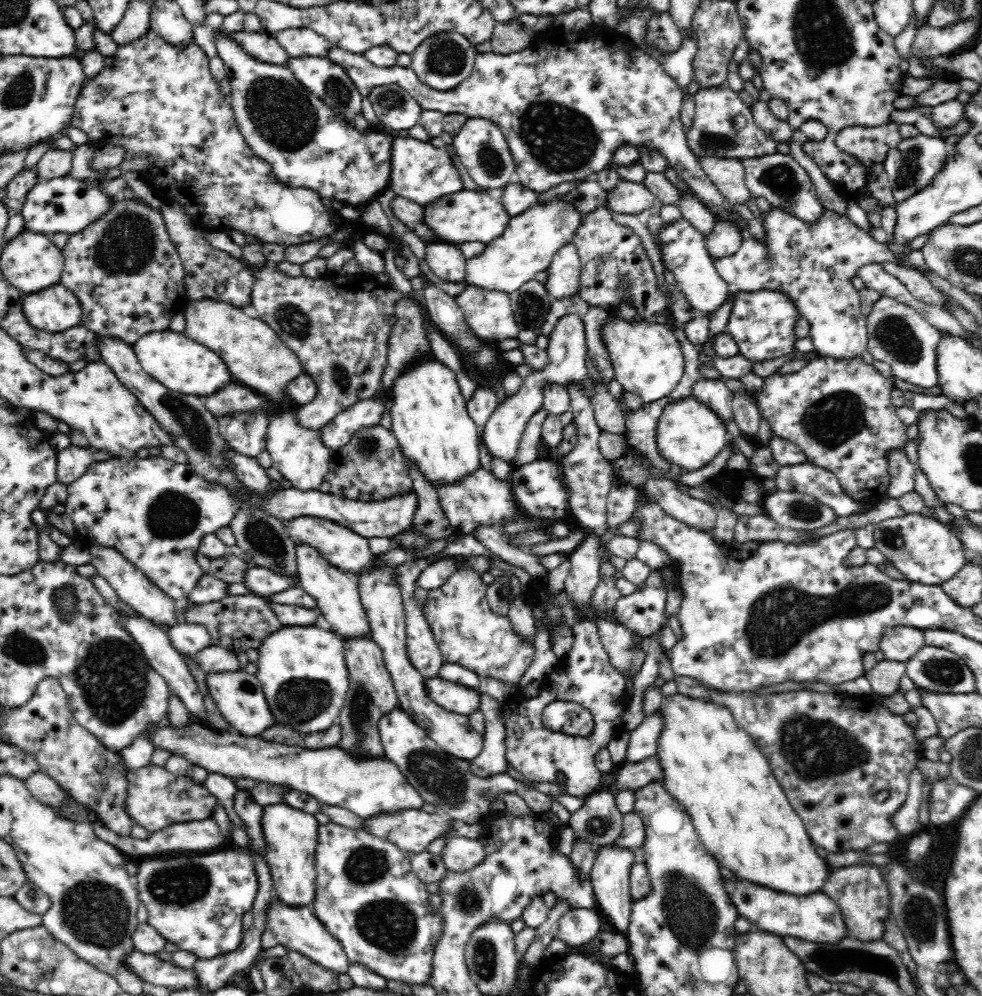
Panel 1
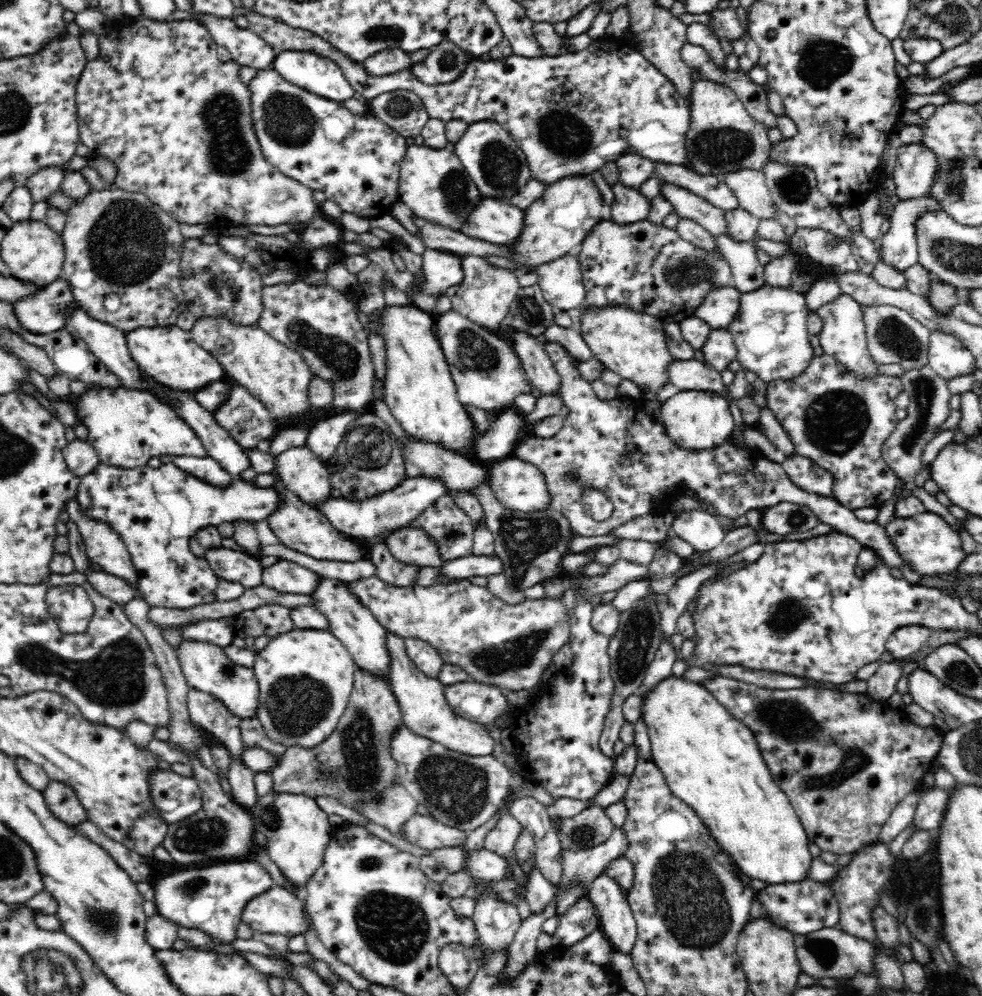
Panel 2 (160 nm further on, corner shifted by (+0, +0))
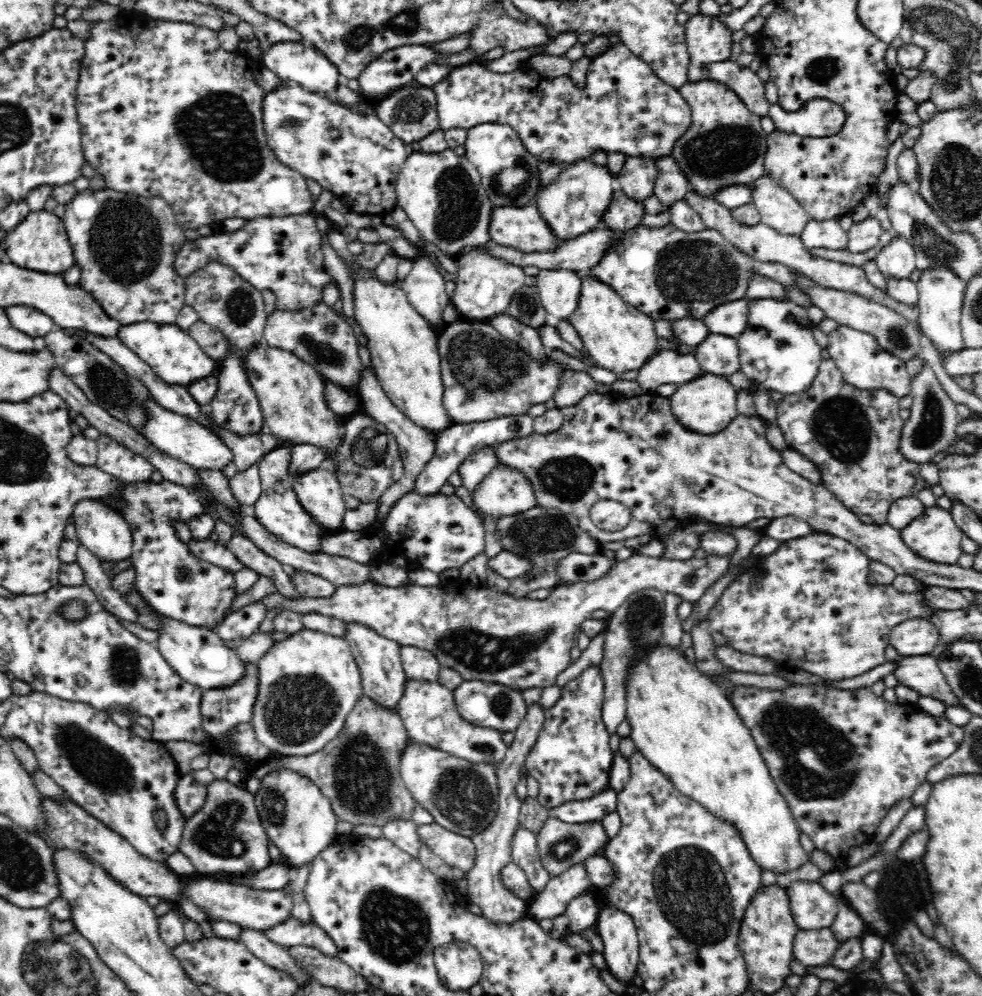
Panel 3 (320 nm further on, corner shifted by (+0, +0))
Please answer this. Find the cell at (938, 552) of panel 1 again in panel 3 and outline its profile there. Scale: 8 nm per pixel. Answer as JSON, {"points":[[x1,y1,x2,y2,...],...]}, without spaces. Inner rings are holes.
{"points":[[938,506,925,508,923,514,912,520,901,533,904,543,906,543,911,550,932,563,941,563,946,565,957,565,962,550,960,544,966,535,956,525,953,517,948,510,944,510]]}

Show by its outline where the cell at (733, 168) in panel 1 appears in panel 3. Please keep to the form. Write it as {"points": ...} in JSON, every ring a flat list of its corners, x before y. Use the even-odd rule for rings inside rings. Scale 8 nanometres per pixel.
{"points":[[760,177,750,185,761,223,782,234,799,237,811,219,806,209,770,177]]}

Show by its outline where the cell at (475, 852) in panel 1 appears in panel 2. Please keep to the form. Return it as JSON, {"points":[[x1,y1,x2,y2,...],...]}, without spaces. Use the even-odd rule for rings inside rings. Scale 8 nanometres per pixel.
{"points":[[487,849,474,851,466,860,463,866,467,866,467,871,476,879,481,879,490,883,505,881,510,873,509,862]]}

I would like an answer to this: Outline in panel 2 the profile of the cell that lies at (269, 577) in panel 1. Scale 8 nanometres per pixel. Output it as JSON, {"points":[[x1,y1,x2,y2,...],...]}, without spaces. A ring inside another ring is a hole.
{"points":[[281,560,274,566,264,569,262,582,278,592,288,592,295,595,311,595,317,591,322,576,316,572]]}

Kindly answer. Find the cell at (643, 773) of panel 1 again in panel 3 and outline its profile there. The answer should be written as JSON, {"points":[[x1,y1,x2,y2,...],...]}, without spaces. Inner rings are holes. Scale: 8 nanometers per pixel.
{"points":[[607,788,586,800,572,801,559,807,548,809,549,816,568,824,584,824,601,821,617,806,616,791]]}

